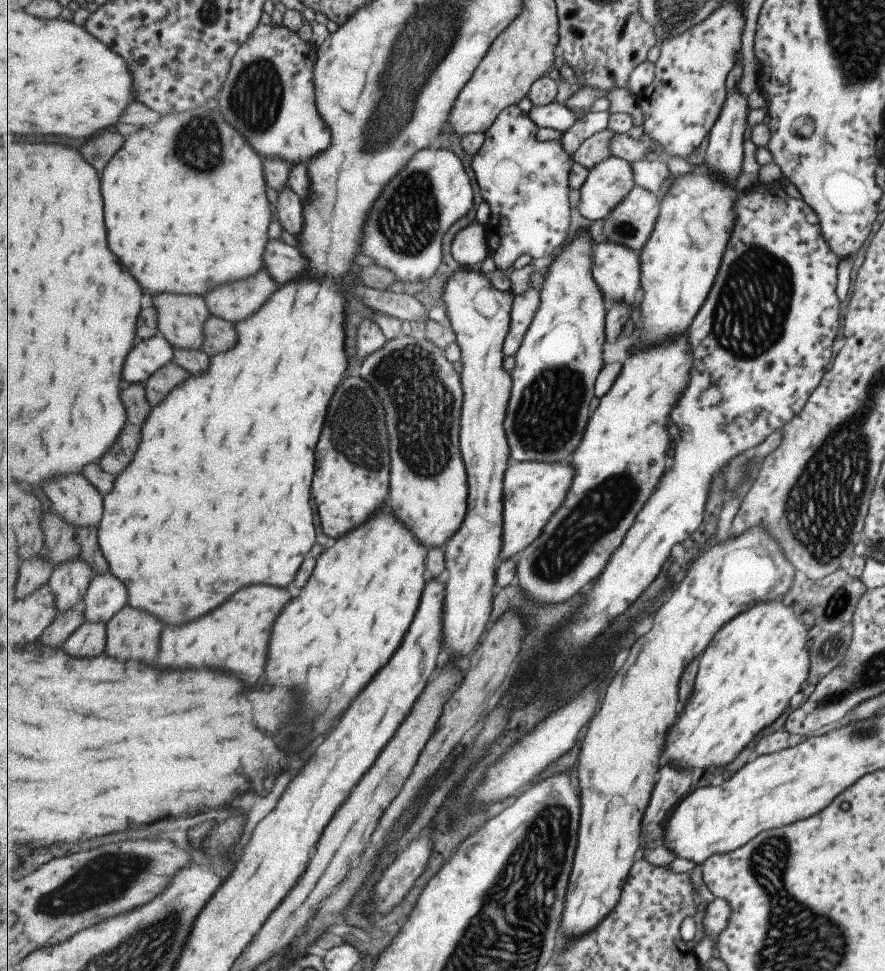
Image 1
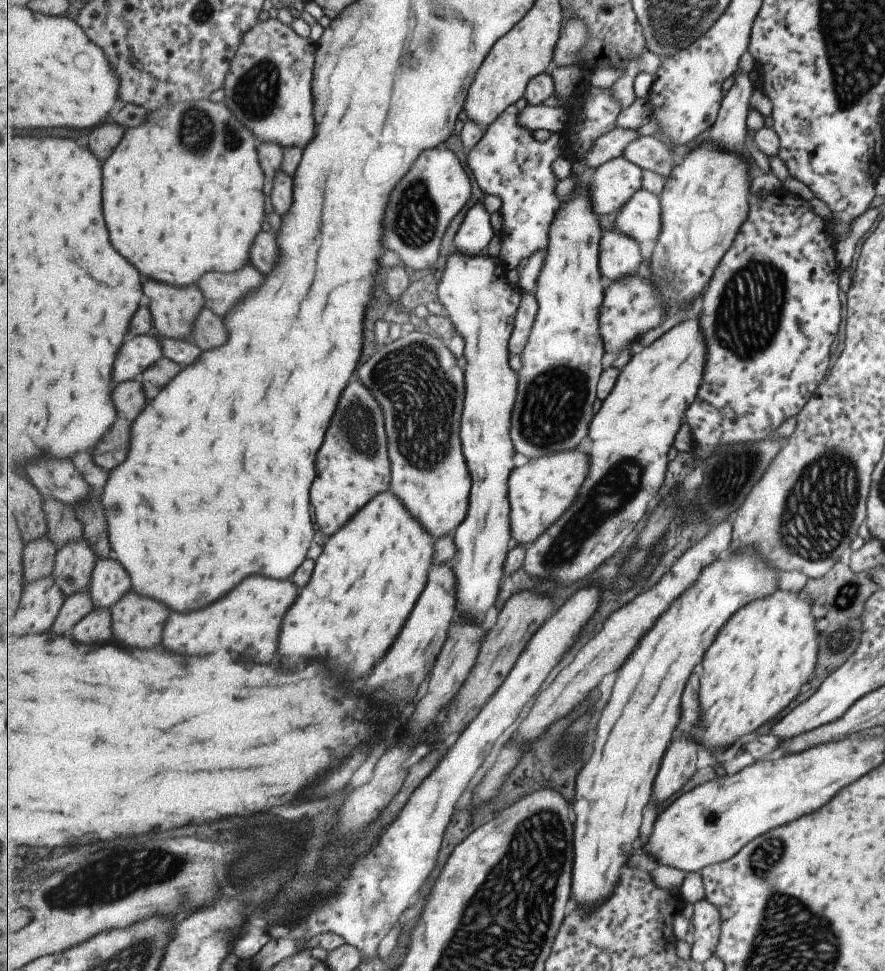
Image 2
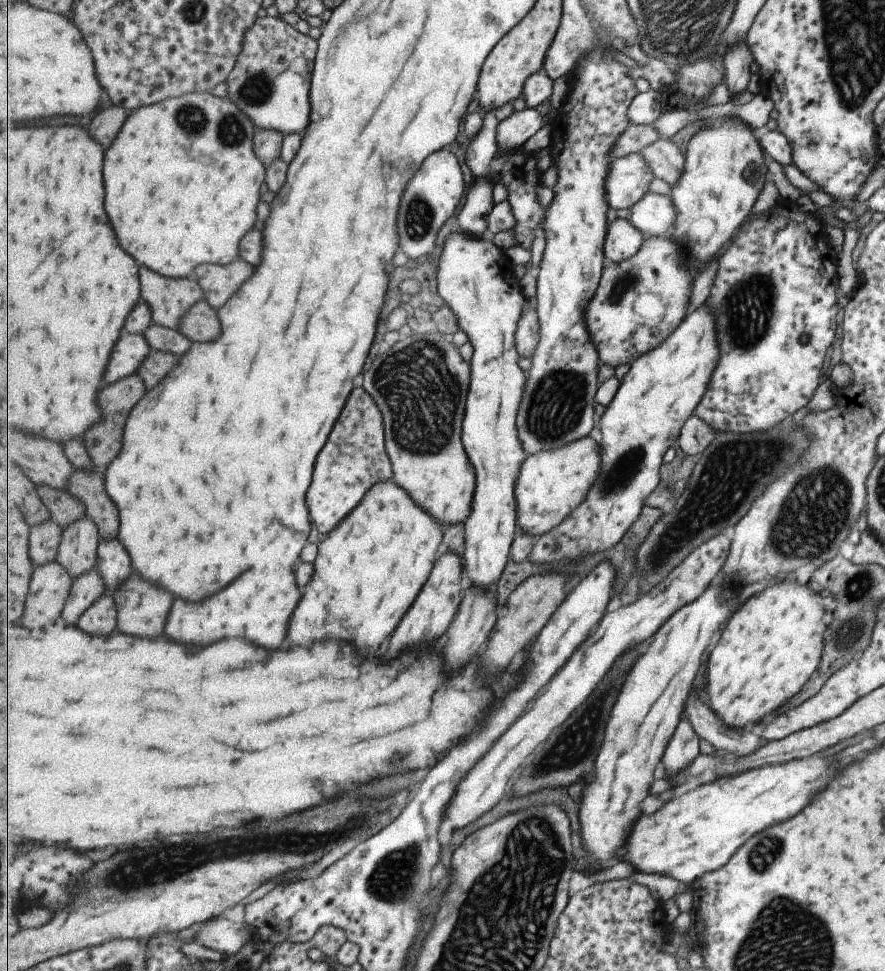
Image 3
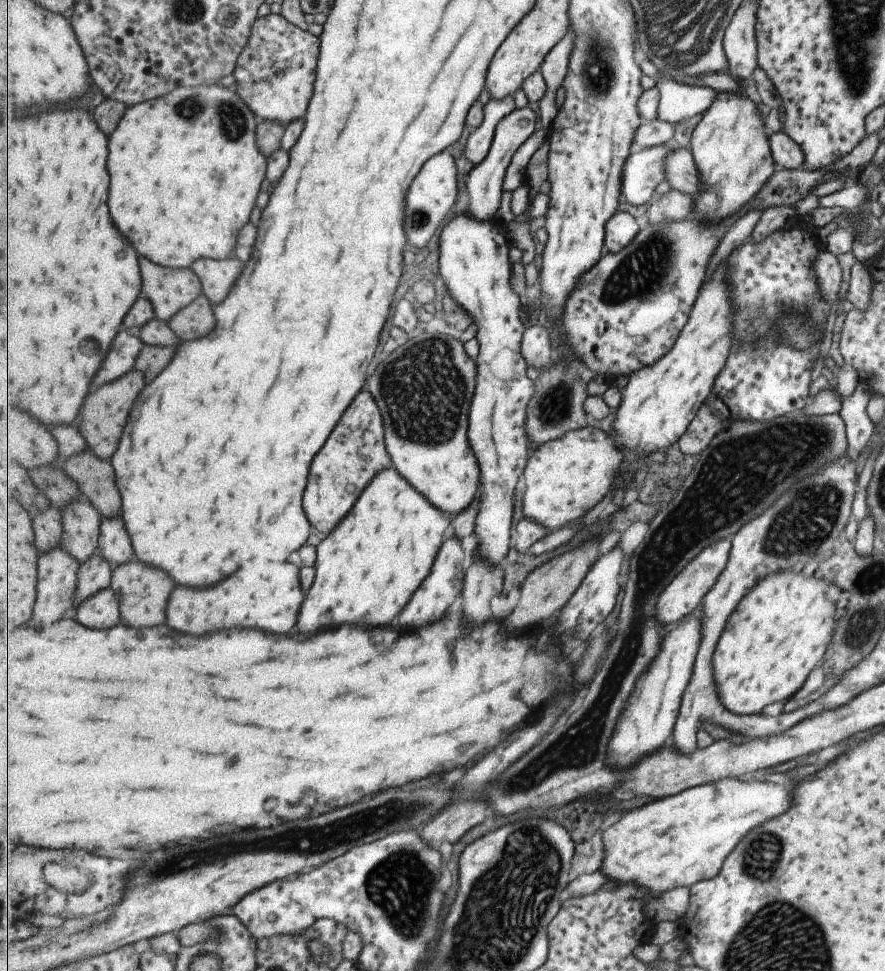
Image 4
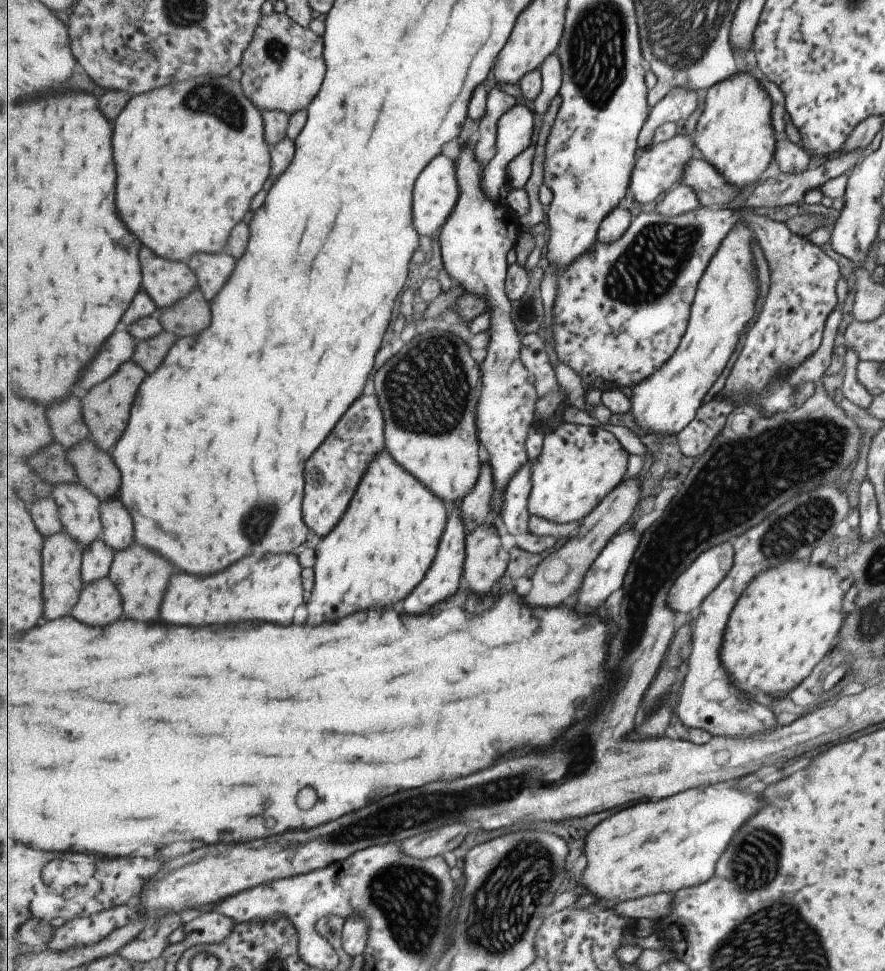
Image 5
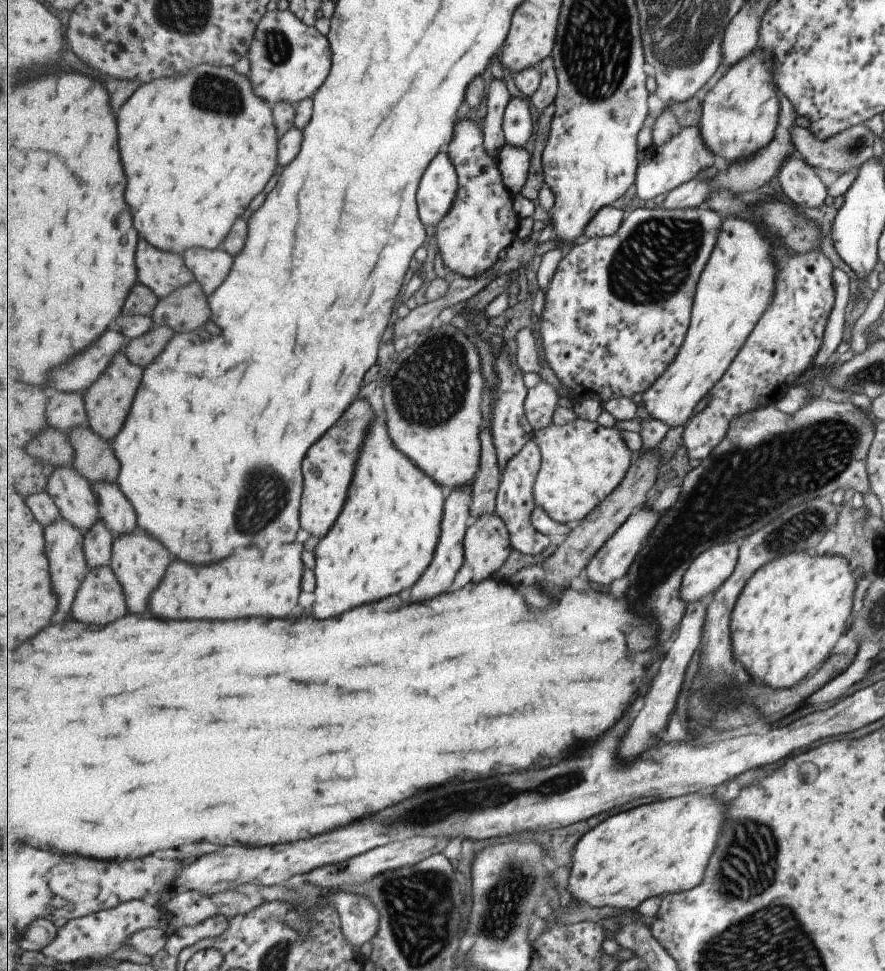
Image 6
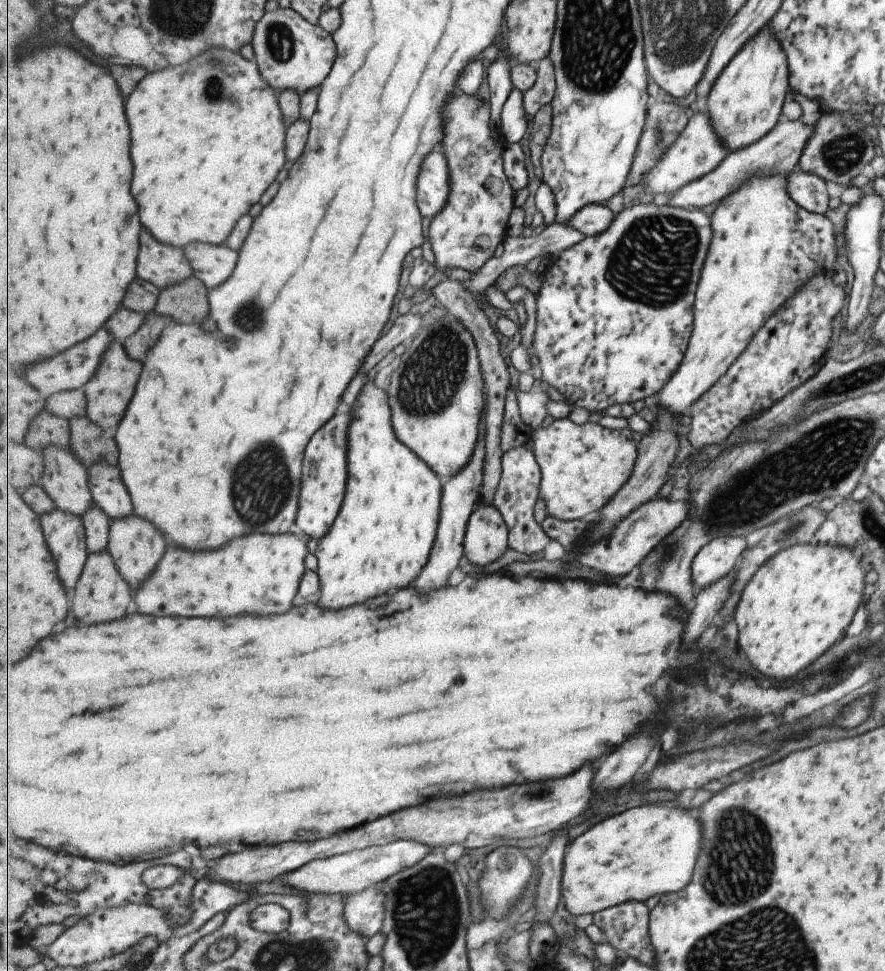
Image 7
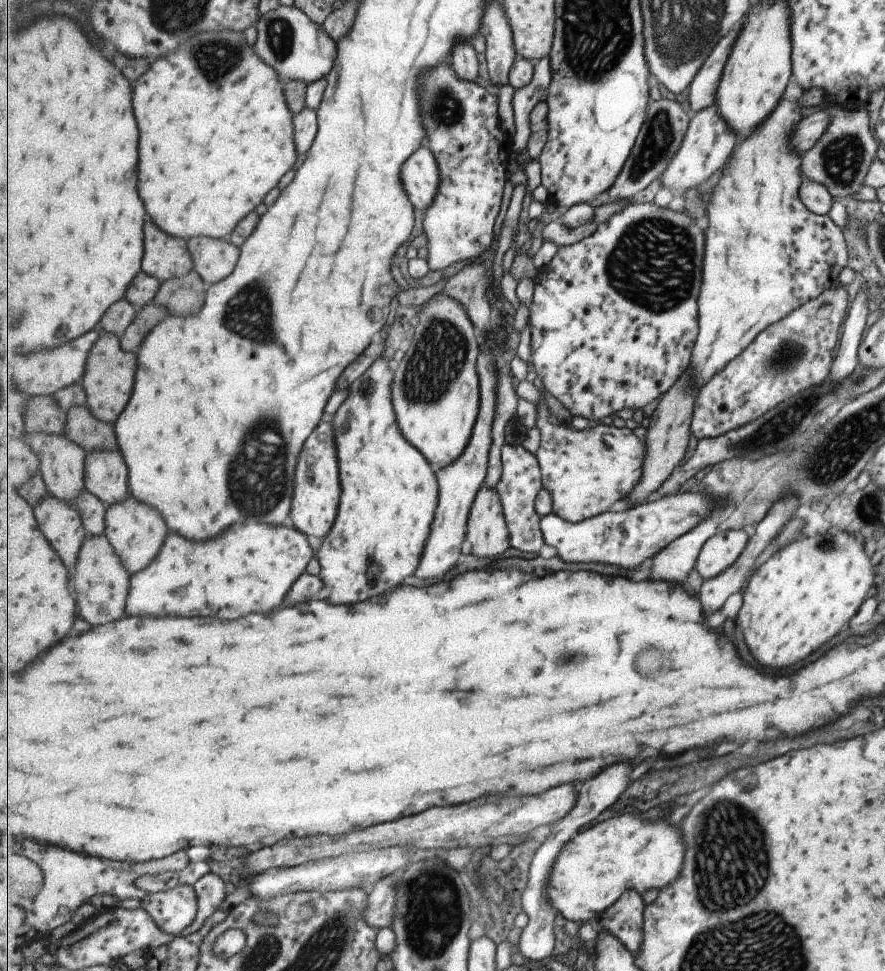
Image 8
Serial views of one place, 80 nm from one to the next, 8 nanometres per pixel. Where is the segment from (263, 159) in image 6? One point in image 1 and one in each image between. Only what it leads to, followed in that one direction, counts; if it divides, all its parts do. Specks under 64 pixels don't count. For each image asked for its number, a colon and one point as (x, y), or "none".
1: (187, 209)
2: (197, 204)
3: (184, 182)
4: (187, 170)
5: (192, 155)

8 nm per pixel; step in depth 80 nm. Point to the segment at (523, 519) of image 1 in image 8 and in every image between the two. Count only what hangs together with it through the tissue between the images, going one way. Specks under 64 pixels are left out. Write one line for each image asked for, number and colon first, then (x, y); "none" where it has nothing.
2: (540, 492)
3: (551, 485)
4: (564, 479)
5: (580, 465)
6: (583, 463)
7: (583, 466)
8: (587, 471)

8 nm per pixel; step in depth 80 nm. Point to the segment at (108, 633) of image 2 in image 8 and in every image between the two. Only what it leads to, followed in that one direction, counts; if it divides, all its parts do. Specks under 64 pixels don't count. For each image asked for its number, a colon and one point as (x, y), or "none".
3: (101, 618)
4: (102, 610)
5: (101, 602)
6: (101, 599)
7: (103, 595)
8: (101, 582)

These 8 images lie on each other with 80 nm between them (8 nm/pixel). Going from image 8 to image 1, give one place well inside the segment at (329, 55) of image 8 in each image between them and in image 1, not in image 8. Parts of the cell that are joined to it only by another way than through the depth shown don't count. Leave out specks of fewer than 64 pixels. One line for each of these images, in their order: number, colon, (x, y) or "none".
1: (270, 93)
2: (269, 87)
3: (271, 82)
4: (275, 75)
5: (283, 69)
6: (290, 60)
7: (293, 54)

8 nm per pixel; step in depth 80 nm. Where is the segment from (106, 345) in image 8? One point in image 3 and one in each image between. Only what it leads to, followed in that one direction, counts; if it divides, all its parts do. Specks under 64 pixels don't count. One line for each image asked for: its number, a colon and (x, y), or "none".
3: (104, 442)
4: (106, 414)
5: (106, 409)
6: (108, 401)
7: (109, 392)

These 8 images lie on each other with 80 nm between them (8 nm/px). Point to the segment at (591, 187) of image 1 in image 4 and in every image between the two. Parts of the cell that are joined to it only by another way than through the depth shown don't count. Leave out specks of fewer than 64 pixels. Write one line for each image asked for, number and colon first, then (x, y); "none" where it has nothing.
2: (611, 186)
3: (630, 179)
4: (644, 171)

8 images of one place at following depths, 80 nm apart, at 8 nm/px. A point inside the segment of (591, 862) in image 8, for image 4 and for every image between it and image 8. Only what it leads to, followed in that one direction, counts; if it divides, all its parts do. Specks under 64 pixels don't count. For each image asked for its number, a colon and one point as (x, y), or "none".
4: (680, 841)
5: (658, 847)
6: (651, 851)
7: (652, 851)

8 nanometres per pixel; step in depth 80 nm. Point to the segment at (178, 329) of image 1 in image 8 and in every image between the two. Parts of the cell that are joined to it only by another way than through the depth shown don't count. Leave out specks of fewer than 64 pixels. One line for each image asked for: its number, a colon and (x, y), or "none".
2: (175, 310)
3: (169, 299)
4: (169, 291)
5: (167, 281)
6: (164, 272)
7: (162, 265)
8: (166, 257)

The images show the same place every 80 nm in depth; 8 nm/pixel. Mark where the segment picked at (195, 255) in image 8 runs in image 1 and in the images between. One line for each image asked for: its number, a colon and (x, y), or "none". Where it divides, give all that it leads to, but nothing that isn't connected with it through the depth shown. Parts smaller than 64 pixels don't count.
1: (235, 301)
2: (221, 291)
3: (219, 282)
4: (217, 277)
5: (213, 270)
6: (210, 266)
7: (213, 264)

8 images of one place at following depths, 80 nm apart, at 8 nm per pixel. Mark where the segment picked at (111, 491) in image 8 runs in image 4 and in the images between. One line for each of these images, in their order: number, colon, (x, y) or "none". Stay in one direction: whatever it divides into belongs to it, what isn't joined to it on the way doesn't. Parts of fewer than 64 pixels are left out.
4: (115, 544)
5: (117, 522)
6: (118, 513)
7: (110, 494)

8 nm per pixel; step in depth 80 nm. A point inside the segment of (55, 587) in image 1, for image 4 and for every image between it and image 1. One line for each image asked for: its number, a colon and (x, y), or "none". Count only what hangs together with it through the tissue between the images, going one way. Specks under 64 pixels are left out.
2: (75, 564)
3: (78, 551)
4: (82, 522)

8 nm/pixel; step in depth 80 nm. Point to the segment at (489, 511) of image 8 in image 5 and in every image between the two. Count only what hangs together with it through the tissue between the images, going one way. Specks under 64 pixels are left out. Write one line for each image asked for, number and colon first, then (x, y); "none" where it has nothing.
5: (487, 559)
6: (487, 545)
7: (487, 539)

